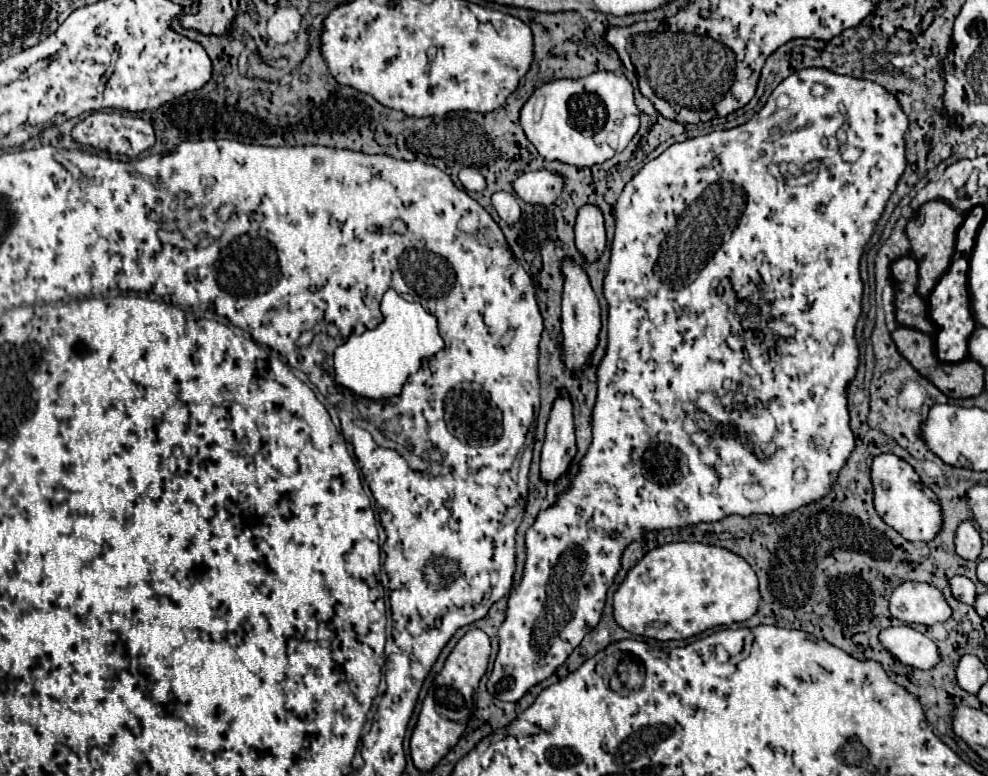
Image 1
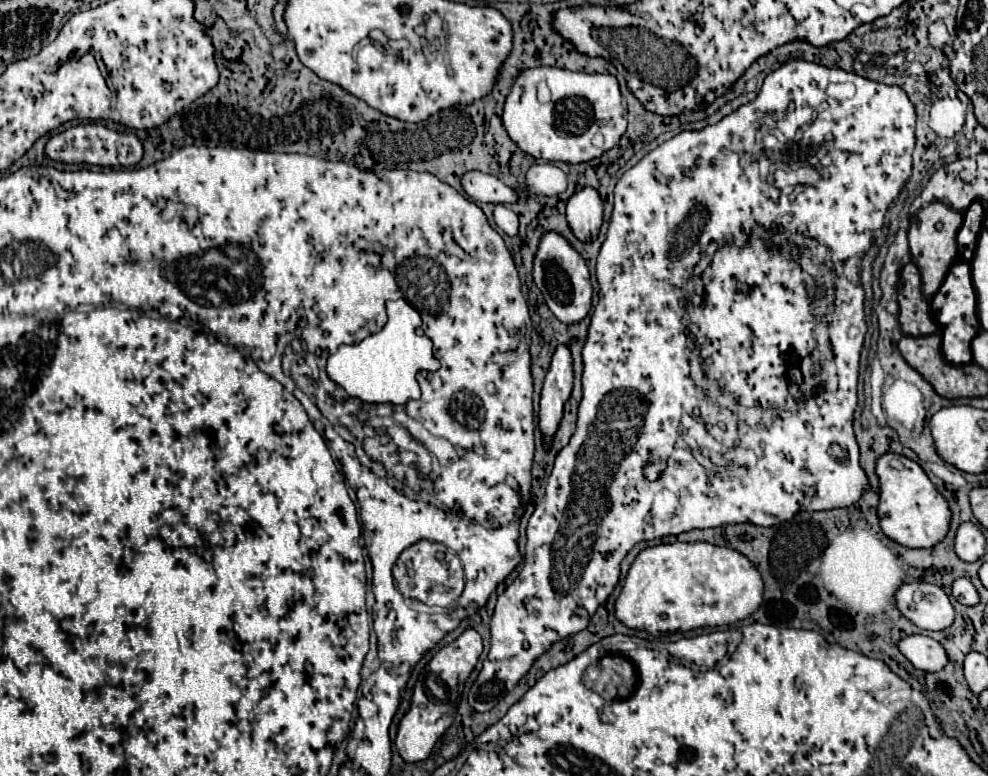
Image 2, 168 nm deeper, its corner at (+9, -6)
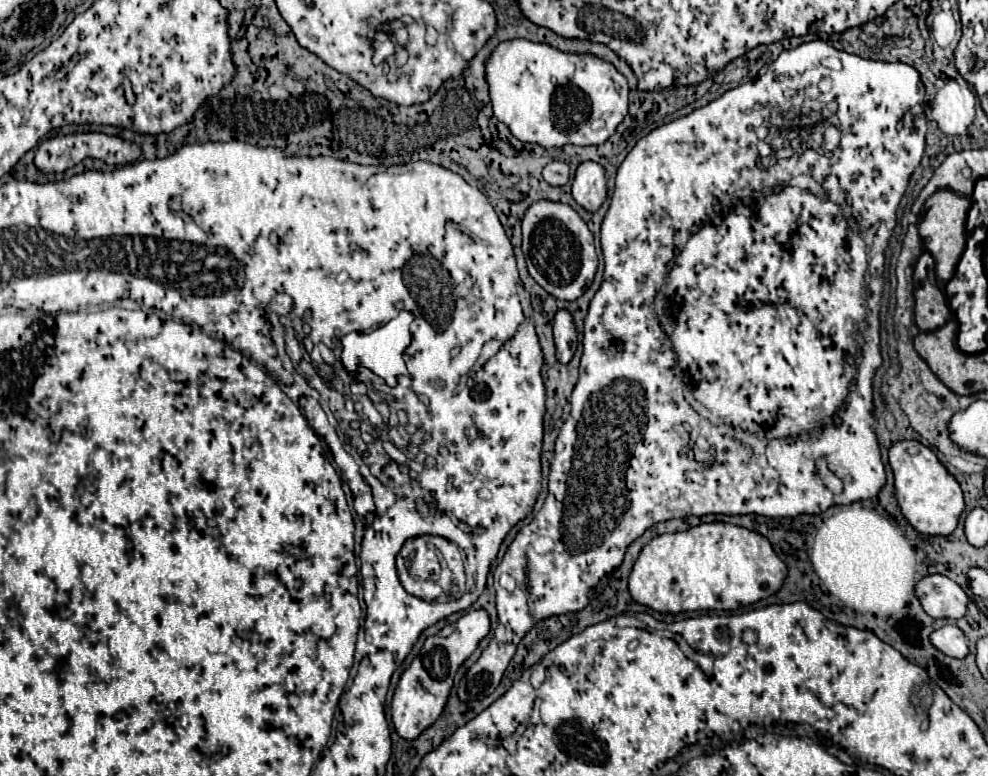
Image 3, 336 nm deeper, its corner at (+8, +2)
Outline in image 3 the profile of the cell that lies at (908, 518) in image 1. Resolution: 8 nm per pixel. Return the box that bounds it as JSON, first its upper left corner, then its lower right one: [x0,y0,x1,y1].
[889,440,965,534]

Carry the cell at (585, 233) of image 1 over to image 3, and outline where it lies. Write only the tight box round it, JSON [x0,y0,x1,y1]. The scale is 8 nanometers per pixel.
[573,162,607,212]

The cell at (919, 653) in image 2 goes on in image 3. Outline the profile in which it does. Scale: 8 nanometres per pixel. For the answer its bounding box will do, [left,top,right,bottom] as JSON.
[931,624,969,658]

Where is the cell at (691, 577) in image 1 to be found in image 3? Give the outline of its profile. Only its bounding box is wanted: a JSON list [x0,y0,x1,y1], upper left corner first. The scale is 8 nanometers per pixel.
[629,522,785,612]

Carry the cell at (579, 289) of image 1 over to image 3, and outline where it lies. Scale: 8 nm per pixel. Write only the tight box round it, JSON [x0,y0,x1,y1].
[523,202,597,300]

